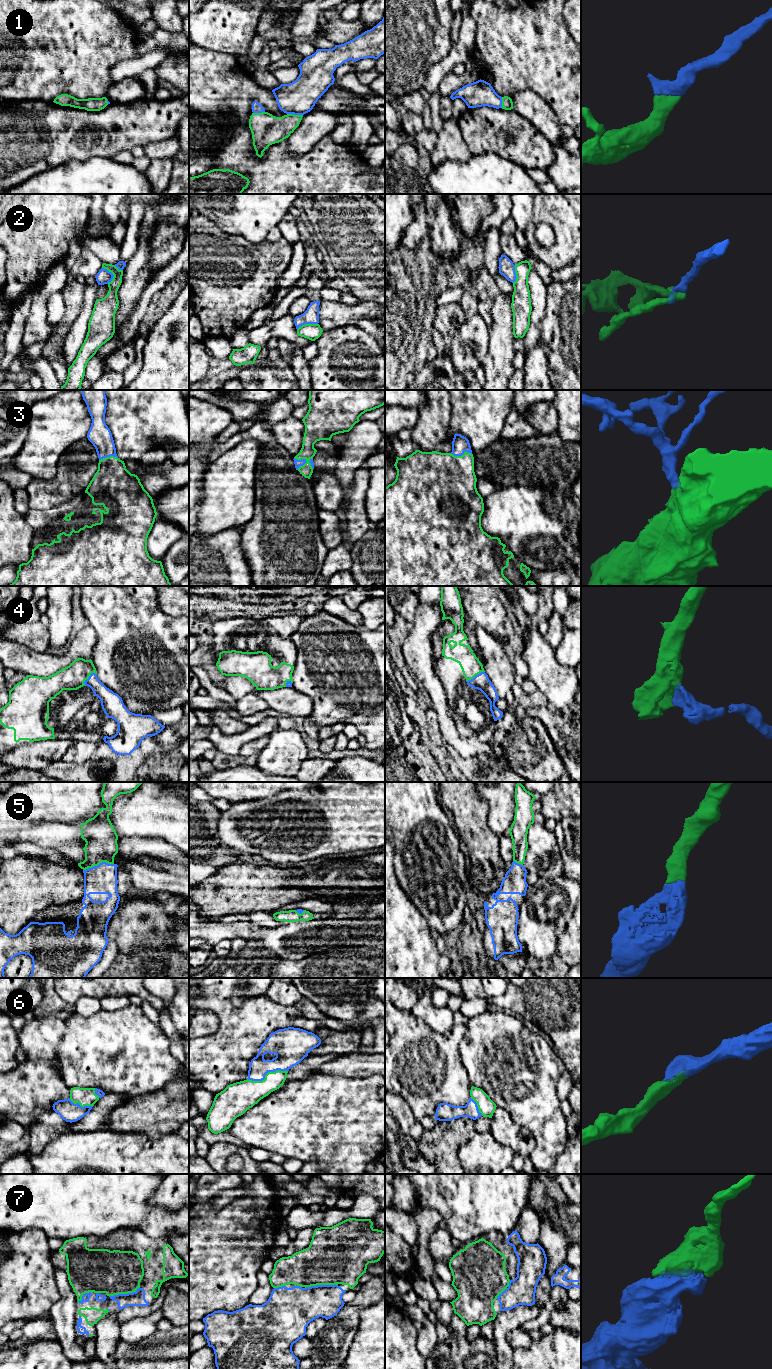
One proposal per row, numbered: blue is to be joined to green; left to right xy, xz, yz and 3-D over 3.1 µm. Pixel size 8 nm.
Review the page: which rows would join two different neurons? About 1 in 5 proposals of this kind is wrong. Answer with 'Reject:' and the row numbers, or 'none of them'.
Reject: 2

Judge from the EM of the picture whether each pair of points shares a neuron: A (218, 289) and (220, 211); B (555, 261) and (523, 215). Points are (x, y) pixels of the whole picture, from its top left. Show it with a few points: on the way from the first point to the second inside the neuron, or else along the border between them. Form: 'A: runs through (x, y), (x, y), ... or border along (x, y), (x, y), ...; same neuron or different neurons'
A: border along (201, 215), (209, 218), (223, 231), (242, 237); different neurons
B: border along (533, 204), (531, 219), (523, 233); different neurons

